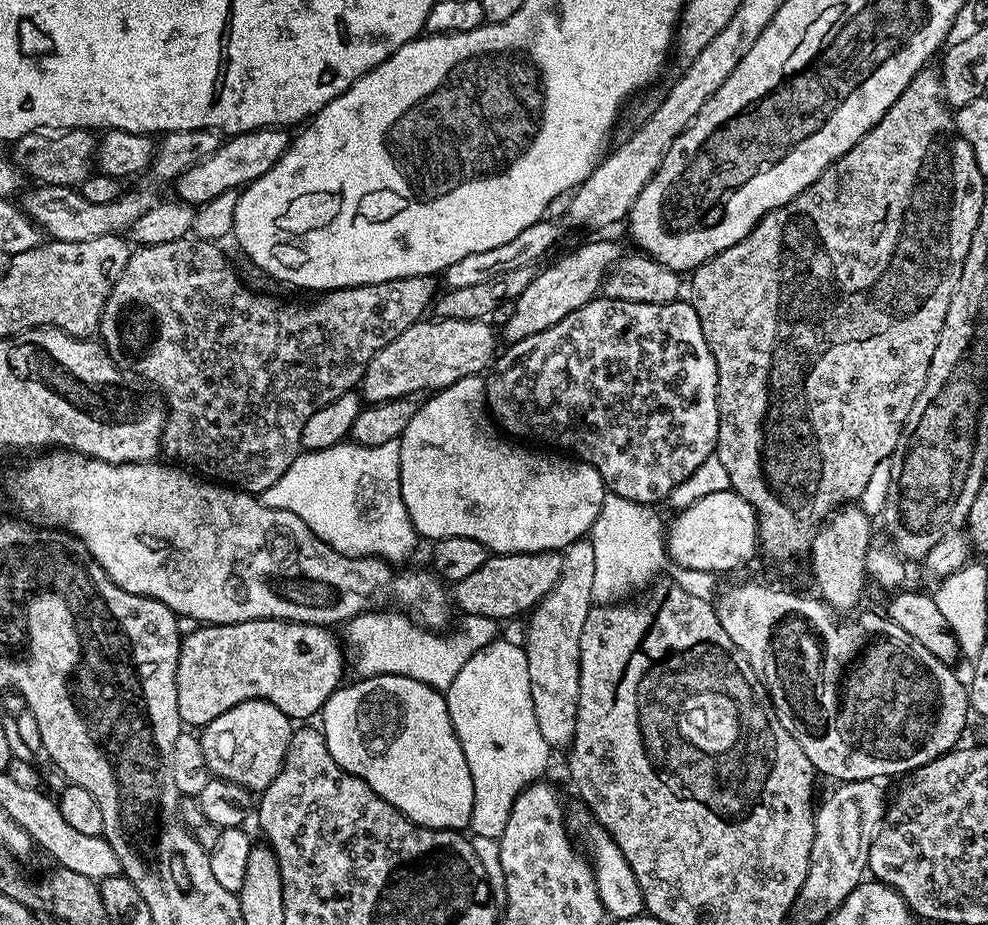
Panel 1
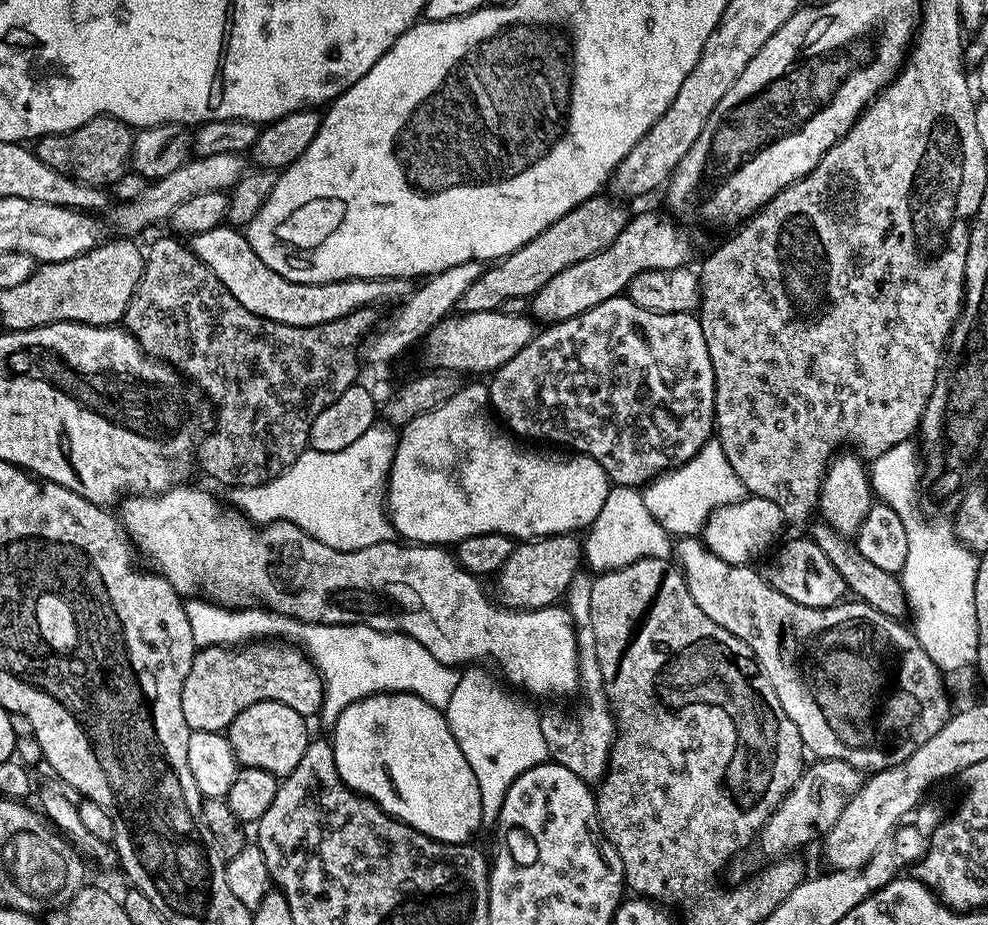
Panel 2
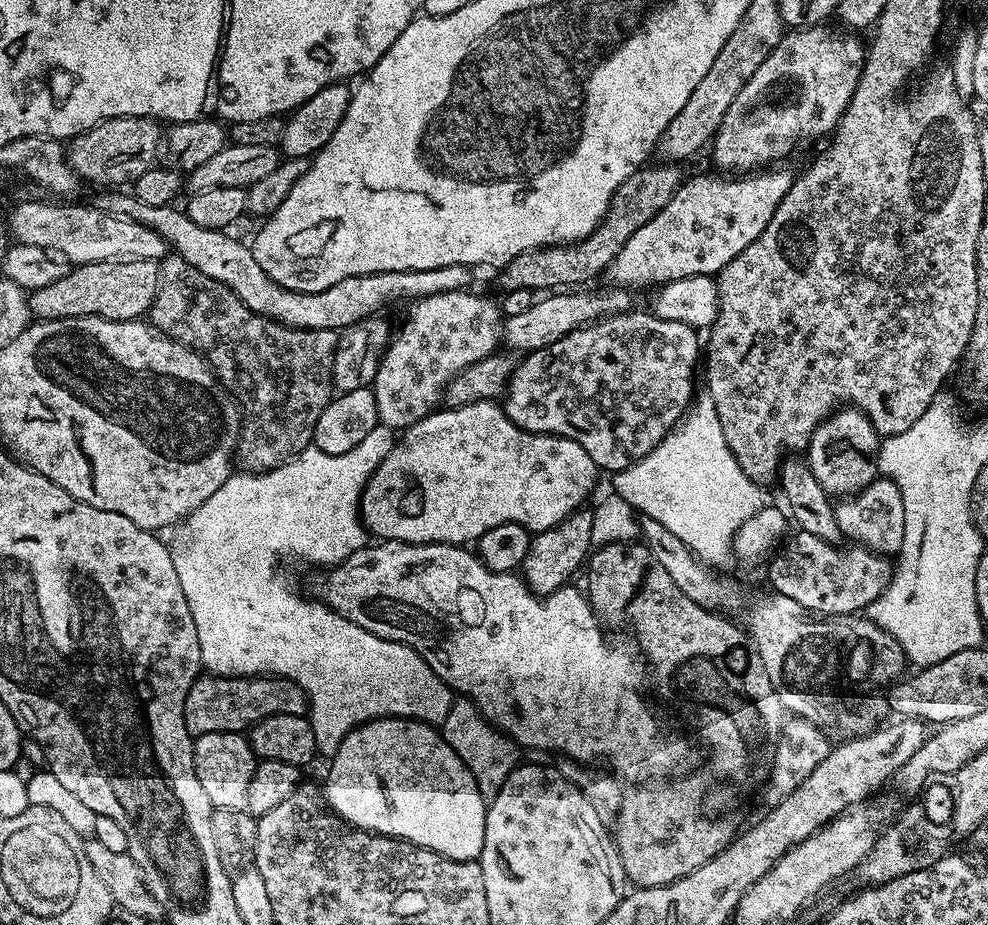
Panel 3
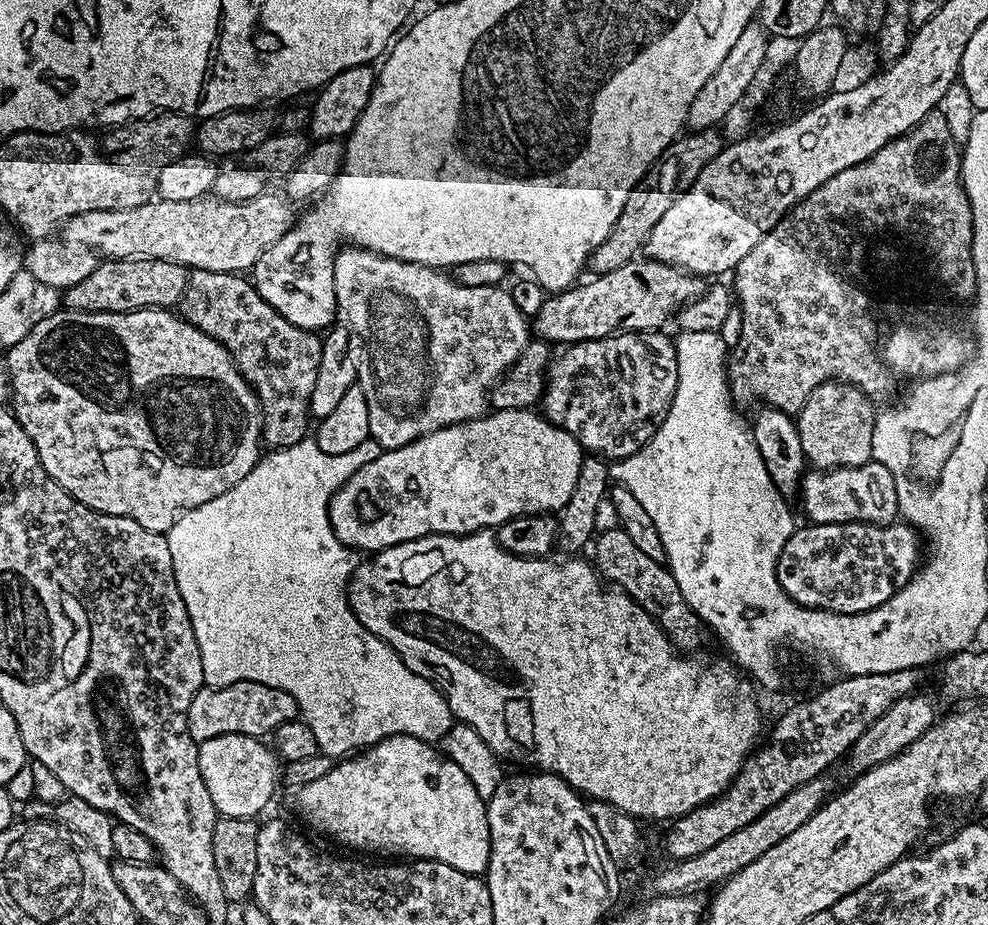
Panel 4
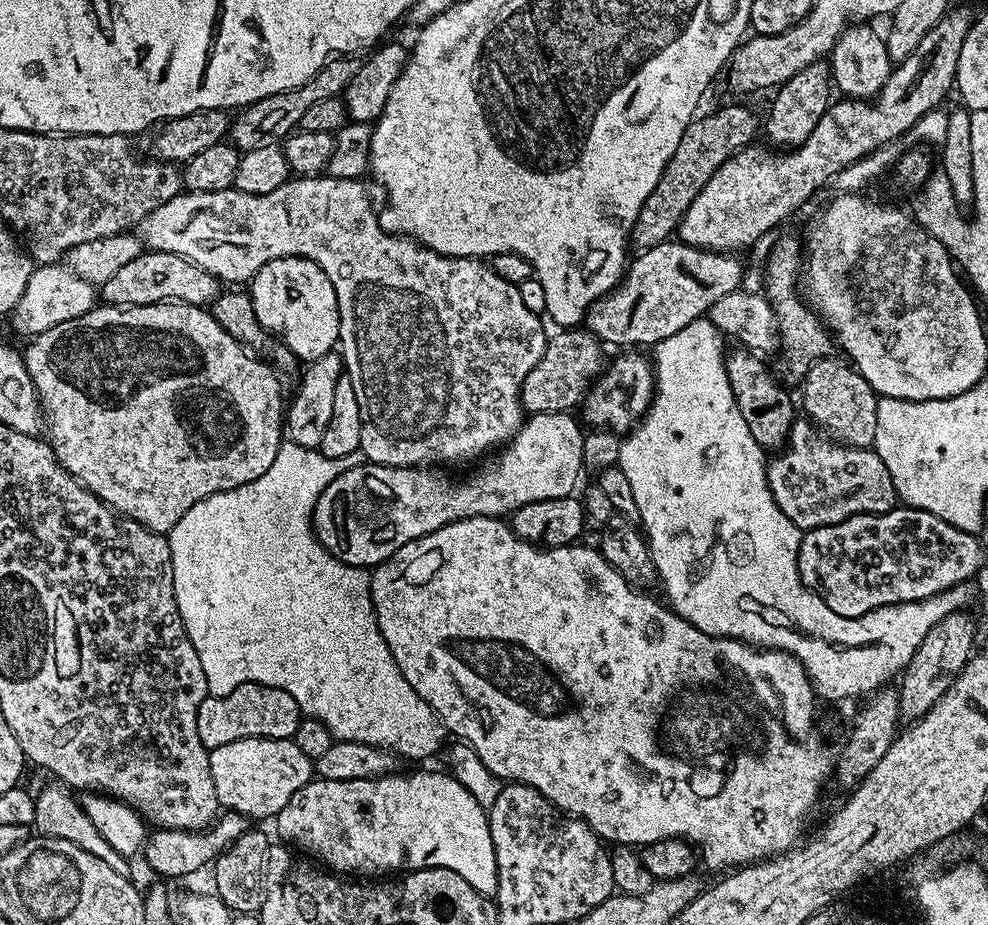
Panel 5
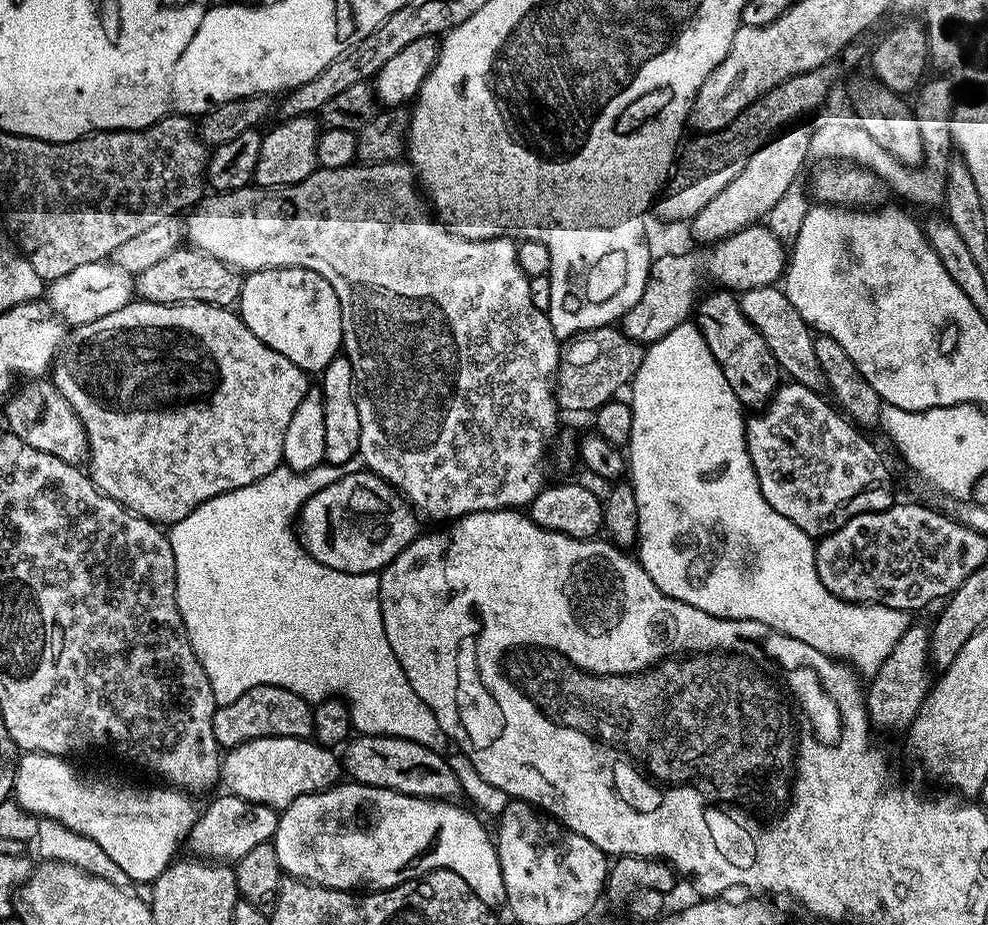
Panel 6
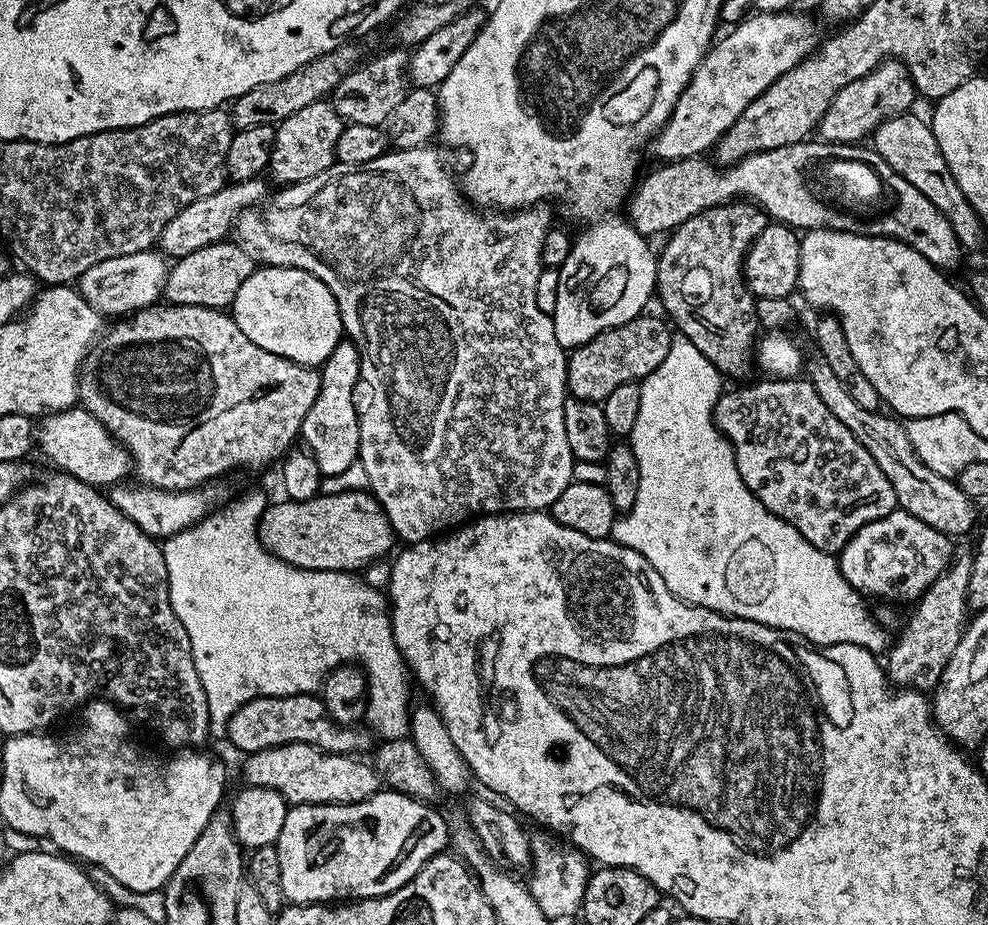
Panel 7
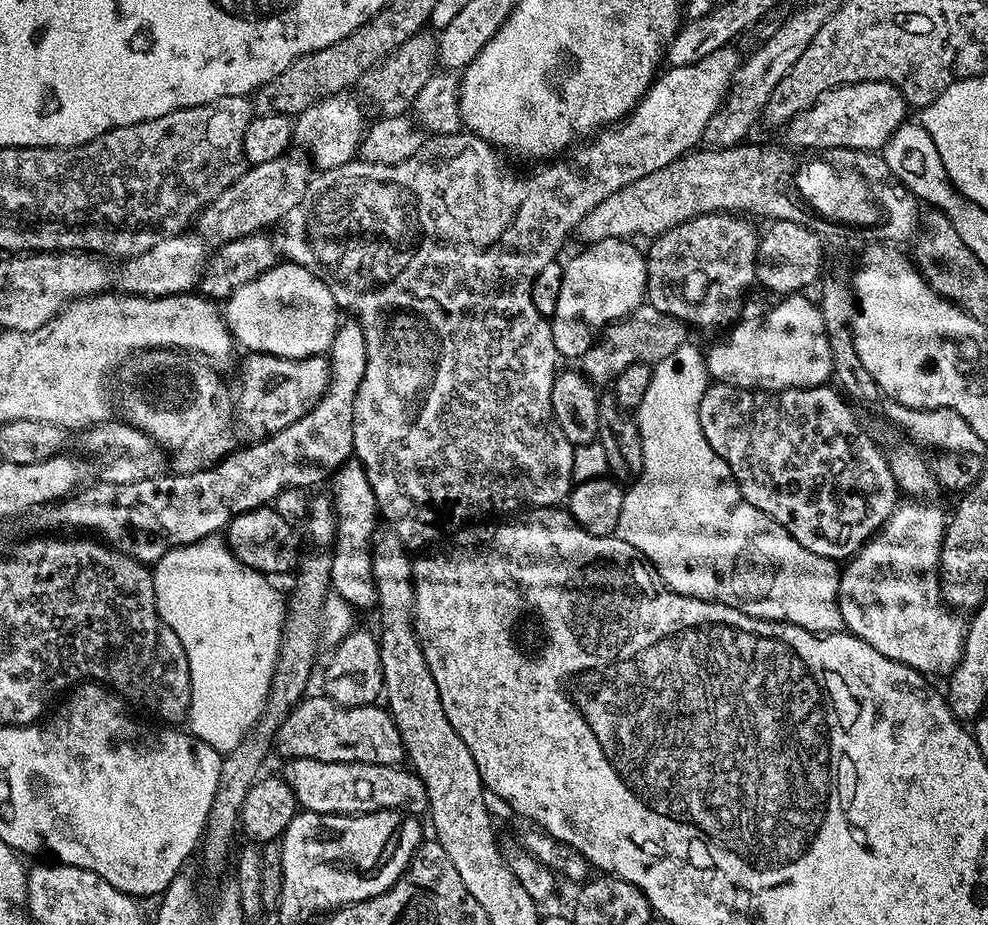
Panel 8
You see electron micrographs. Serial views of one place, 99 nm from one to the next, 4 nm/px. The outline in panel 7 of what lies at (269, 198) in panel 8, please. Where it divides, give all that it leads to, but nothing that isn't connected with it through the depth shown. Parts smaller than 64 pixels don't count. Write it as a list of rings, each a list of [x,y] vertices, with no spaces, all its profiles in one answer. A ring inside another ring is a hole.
[[[260,178],[228,182],[214,194],[198,198],[198,202],[190,202],[190,206],[178,210],[178,214],[174,214],[170,222],[166,222],[158,241],[159,251],[165,257],[179,258],[194,254],[194,250],[202,250],[202,246],[219,244],[235,229],[237,218],[245,210],[259,205],[265,199],[264,182]]]

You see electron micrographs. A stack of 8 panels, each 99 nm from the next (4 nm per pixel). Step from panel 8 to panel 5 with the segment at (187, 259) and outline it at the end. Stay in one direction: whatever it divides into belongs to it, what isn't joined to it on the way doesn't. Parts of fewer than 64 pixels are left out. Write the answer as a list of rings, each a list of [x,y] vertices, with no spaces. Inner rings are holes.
[[[63,263],[41,264],[33,267],[26,290],[10,313],[10,321],[24,338],[31,338],[50,330],[50,326],[58,326],[58,322],[70,322],[70,318],[86,314],[97,304],[98,292],[93,284],[78,278]]]

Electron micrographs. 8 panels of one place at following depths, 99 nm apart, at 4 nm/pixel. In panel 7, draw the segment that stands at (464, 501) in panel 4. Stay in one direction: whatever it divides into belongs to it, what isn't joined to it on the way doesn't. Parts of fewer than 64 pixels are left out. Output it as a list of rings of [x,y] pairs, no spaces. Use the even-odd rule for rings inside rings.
[[[371,491],[318,494],[309,500],[284,498],[281,501],[264,509],[258,531],[264,547],[290,566],[315,572],[355,573],[393,551],[392,523]]]

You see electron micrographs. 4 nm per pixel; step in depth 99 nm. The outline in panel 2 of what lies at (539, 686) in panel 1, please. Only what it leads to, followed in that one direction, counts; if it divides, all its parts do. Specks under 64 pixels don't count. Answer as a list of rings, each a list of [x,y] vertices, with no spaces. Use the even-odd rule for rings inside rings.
[[[581,570],[570,582],[566,607],[572,616],[572,625],[576,628],[576,665],[580,671],[579,691],[584,691],[584,700],[588,708],[580,708],[573,716],[563,716],[560,712],[539,713],[540,728],[546,740],[548,755],[555,763],[574,770],[589,786],[599,785],[608,770],[608,756],[612,753],[612,742],[617,729],[614,717],[604,695],[602,666],[598,666],[598,650],[594,646],[594,626],[590,618],[590,590],[593,577]]]

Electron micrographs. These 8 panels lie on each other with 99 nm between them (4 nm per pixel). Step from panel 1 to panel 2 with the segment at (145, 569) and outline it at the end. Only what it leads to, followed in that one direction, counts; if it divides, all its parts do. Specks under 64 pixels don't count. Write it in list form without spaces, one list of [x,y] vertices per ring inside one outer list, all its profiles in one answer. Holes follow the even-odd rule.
[[[181,486],[178,488],[171,488],[170,490],[166,490],[165,492],[159,492],[157,496],[146,496],[146,497],[133,497],[127,499],[123,504],[124,506],[124,516],[122,515],[122,523],[125,528],[128,530],[128,535],[131,538],[132,542],[135,544],[135,547],[138,549],[139,555],[140,552],[142,555],[145,556],[146,559],[149,560],[151,567],[155,569],[159,575],[164,576],[170,582],[170,586],[175,590],[176,593],[179,594],[181,598],[196,598],[203,594],[207,599],[211,600],[213,603],[220,605],[222,608],[235,608],[237,610],[241,608],[254,608],[254,607],[261,607],[269,612],[277,612],[280,615],[289,616],[291,619],[298,619],[304,623],[314,623],[319,625],[325,624],[365,624],[367,627],[372,627],[376,631],[384,631],[384,632],[398,632],[402,635],[408,635],[410,638],[415,640],[416,642],[420,642],[422,646],[426,648],[430,652],[430,654],[434,654],[434,658],[438,658],[438,662],[442,662],[443,664],[451,664],[453,666],[476,666],[479,665],[481,662],[480,660],[489,660],[492,664],[497,664],[500,667],[500,672],[502,675],[505,676],[506,679],[509,680],[510,683],[513,684],[511,687],[513,689],[521,688],[524,692],[529,692],[532,696],[568,696],[573,691],[574,693],[577,691],[578,685],[580,683],[580,671],[578,670],[578,666],[576,665],[576,628],[572,625],[572,616],[568,612],[567,607],[564,606],[553,606],[550,608],[536,608],[533,612],[525,612],[523,610],[517,610],[515,608],[505,608],[501,606],[493,597],[490,595],[488,597],[488,592],[486,589],[483,588],[481,577],[475,576],[474,574],[470,574],[466,571],[466,569],[460,565],[459,562],[456,561],[455,555],[447,547],[444,546],[425,546],[423,544],[413,544],[411,542],[393,542],[392,540],[387,540],[386,542],[382,542],[381,544],[375,544],[374,546],[366,546],[362,550],[354,550],[353,552],[343,552],[342,550],[334,550],[330,546],[326,546],[322,542],[318,542],[318,538],[314,538],[310,534],[306,534],[306,530],[302,530],[298,526],[294,526],[290,522],[286,522],[285,520],[279,520],[278,522],[274,522],[273,524],[261,524],[259,526],[252,523],[251,520],[248,519],[247,516],[244,515],[243,512],[229,506],[227,503],[219,504],[218,501],[215,500],[214,497],[211,496],[208,492],[203,492],[200,488],[188,488],[192,486]]]

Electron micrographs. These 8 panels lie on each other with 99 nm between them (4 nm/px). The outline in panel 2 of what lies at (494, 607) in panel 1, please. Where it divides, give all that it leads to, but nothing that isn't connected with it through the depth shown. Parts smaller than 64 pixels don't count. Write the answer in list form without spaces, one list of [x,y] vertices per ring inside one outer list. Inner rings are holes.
[[[575,535],[541,536],[535,540],[517,543],[514,554],[510,554],[506,564],[496,573],[495,595],[505,608],[515,608],[533,612],[536,608],[550,608],[567,597],[570,582],[581,571],[584,549]]]

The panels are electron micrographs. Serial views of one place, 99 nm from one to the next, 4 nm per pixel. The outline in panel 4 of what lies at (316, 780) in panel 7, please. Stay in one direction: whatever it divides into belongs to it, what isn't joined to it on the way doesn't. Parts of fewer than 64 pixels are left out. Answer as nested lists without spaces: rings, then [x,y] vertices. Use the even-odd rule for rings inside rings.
[[[222,734],[218,738],[201,740],[198,744],[198,766],[202,770],[202,782],[206,782],[206,791],[210,793],[210,802],[214,802],[221,817],[256,818],[259,812],[272,800],[276,787],[282,784],[282,761],[271,747],[264,745],[263,739],[246,734]]]

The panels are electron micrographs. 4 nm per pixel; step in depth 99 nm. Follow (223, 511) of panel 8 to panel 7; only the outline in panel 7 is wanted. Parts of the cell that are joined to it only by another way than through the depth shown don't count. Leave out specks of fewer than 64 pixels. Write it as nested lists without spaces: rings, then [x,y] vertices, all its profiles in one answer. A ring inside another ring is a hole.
[[[344,338],[338,346],[334,346],[334,354],[319,365],[320,385],[318,398],[314,398],[314,406],[310,406],[310,414],[300,427],[299,439],[304,440],[303,447],[311,452],[318,462],[321,477],[342,474],[350,469],[360,454],[360,435],[358,434],[358,414],[354,394],[356,383],[360,377],[360,355],[351,340]],[[209,482],[201,487],[181,492],[167,492],[161,488],[147,486],[116,486],[111,489],[110,499],[122,515],[130,518],[134,526],[138,526],[138,530],[153,538],[167,538],[202,522],[210,513],[221,507],[230,496],[222,485],[220,482]]]

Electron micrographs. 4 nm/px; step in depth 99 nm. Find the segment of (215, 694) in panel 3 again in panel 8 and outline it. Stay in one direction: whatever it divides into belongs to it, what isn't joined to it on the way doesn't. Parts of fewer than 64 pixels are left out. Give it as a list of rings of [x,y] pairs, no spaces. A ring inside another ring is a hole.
[[[305,695],[304,699],[297,702],[294,710],[290,710],[286,722],[282,722],[282,726],[276,732],[274,748],[277,753],[280,751],[284,758],[314,758],[318,762],[362,762],[382,766],[399,765],[405,759],[402,734],[398,734],[398,726],[387,707],[371,704],[347,708],[338,706],[338,702],[326,695],[312,695]]]

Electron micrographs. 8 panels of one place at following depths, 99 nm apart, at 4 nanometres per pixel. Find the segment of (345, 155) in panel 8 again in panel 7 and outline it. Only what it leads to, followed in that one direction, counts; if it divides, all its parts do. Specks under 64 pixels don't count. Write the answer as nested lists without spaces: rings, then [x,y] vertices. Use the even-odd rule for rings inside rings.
[[[327,99],[314,102],[302,110],[290,114],[281,124],[275,125],[276,137],[270,154],[267,171],[277,180],[277,185],[297,184],[314,174],[322,174],[331,164],[337,163],[336,143],[346,121],[336,113]]]

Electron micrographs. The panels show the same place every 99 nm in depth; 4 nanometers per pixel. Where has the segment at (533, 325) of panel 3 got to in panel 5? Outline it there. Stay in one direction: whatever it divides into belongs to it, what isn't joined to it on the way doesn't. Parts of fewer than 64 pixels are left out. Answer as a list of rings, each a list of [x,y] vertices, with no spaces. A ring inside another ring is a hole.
[[[672,243],[643,249],[627,265],[624,279],[588,309],[586,328],[597,340],[608,346],[655,346],[670,334],[678,334],[682,326],[707,317],[714,302],[741,287],[744,268],[735,255]]]

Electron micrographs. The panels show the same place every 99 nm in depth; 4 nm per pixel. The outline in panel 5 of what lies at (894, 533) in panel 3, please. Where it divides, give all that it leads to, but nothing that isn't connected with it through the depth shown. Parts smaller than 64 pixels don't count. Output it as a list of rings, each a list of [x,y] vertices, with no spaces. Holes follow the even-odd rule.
[[[798,418],[793,422],[788,443],[779,454],[767,461],[770,494],[790,518],[801,528],[840,523],[854,515],[883,513],[897,507],[898,497],[890,470],[872,448],[849,448],[821,432],[811,420]]]

